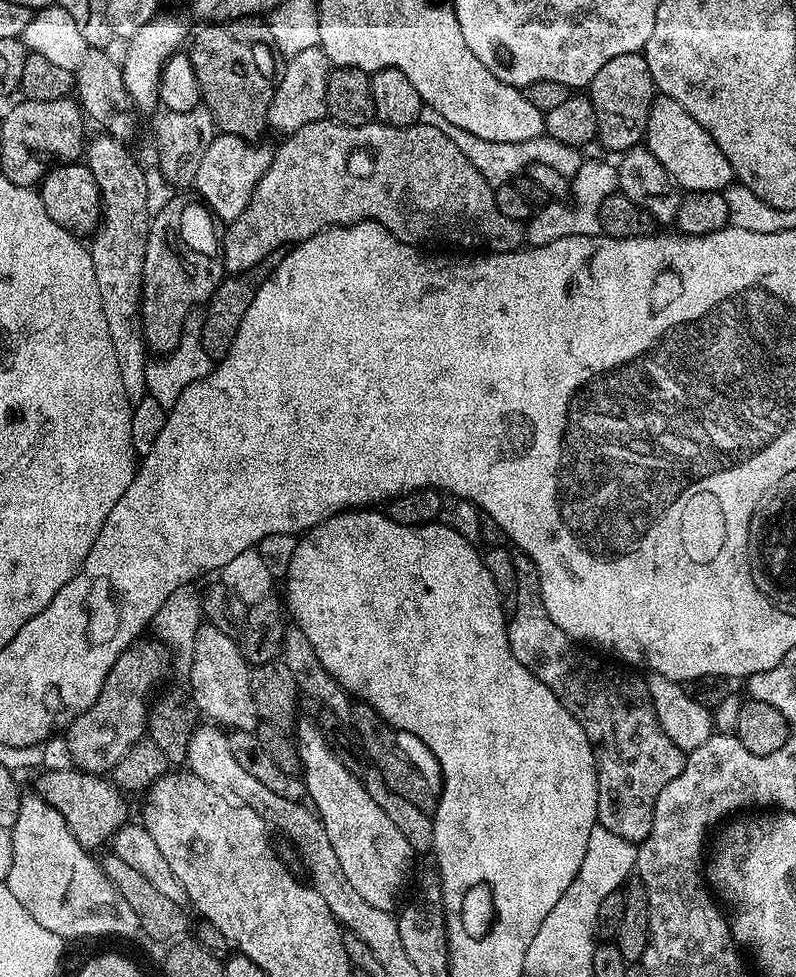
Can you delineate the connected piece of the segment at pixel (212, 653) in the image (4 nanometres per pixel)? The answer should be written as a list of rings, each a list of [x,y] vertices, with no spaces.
[[[204,622],[199,625],[197,637],[194,638],[194,652],[192,662],[187,668],[186,678],[192,683],[191,703],[195,704],[197,713],[207,718],[211,723],[225,729],[238,732],[251,732],[258,723],[254,694],[250,694],[250,674],[252,668],[248,659],[244,657],[241,645],[231,635],[218,630],[213,624]]]

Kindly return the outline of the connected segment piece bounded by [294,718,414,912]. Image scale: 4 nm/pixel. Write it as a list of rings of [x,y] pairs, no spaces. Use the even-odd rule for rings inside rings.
[[[300,718],[295,721],[294,743],[300,756],[300,772],[308,791],[308,799],[320,817],[320,823],[324,825],[330,846],[334,846],[334,854],[338,854],[346,882],[350,882],[357,894],[364,901],[370,902],[370,906],[392,912],[404,888],[408,863],[414,859],[412,847],[406,838],[402,838],[394,822],[386,818],[386,813],[374,802],[374,798],[366,794],[363,779],[353,774],[336,757],[315,719]]]

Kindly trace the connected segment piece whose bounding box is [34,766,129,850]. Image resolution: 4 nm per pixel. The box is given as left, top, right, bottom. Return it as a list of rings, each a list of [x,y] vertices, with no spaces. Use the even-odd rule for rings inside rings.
[[[75,767],[52,768],[41,771],[36,780],[35,795],[48,800],[66,818],[66,826],[84,848],[96,850],[99,844],[107,845],[112,835],[129,819],[128,808],[121,793],[107,779],[91,772],[82,772]]]

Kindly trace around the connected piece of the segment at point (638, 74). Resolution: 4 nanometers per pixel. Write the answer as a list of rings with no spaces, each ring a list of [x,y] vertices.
[[[618,54],[618,58],[610,58],[610,62],[594,74],[586,92],[594,102],[594,114],[598,114],[598,144],[615,154],[623,154],[645,139],[654,85],[643,54]]]

